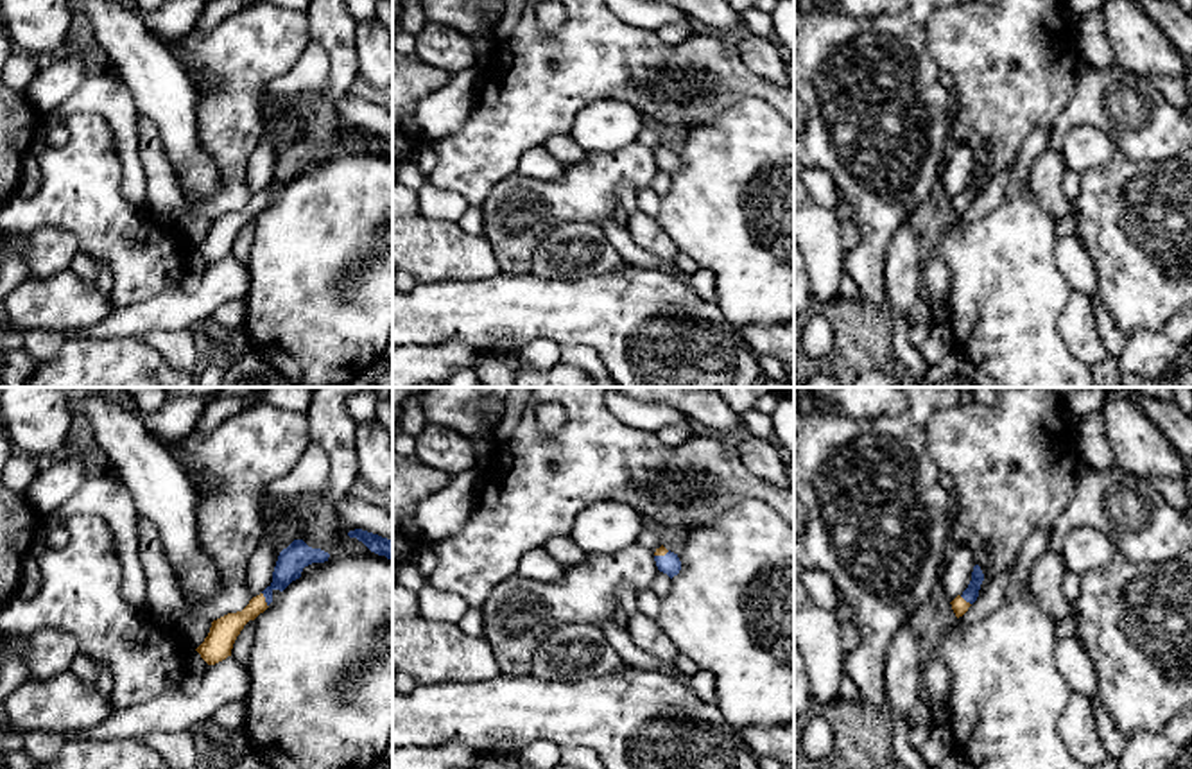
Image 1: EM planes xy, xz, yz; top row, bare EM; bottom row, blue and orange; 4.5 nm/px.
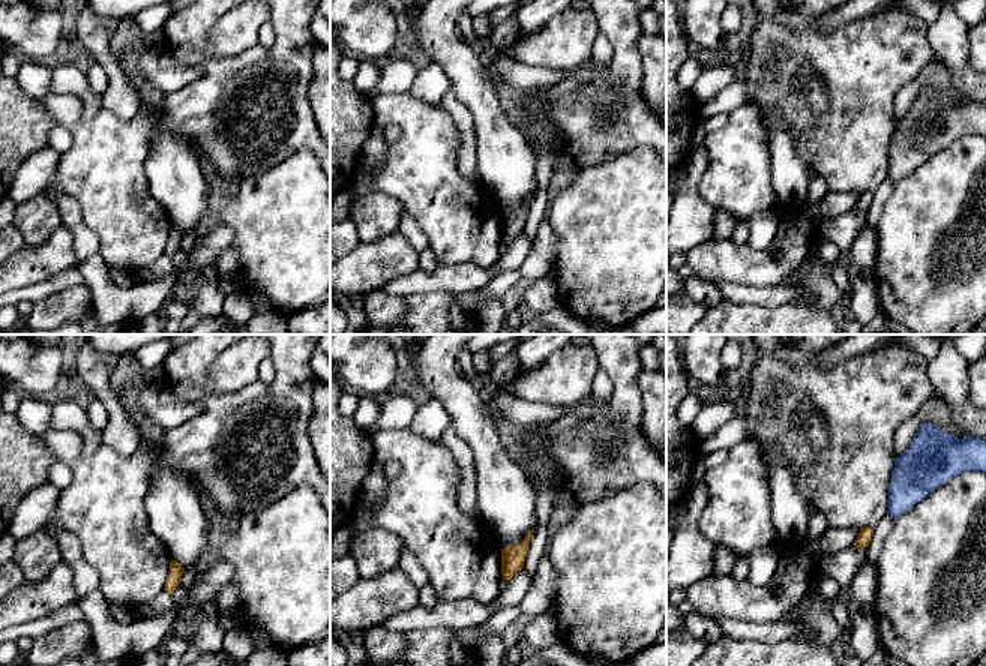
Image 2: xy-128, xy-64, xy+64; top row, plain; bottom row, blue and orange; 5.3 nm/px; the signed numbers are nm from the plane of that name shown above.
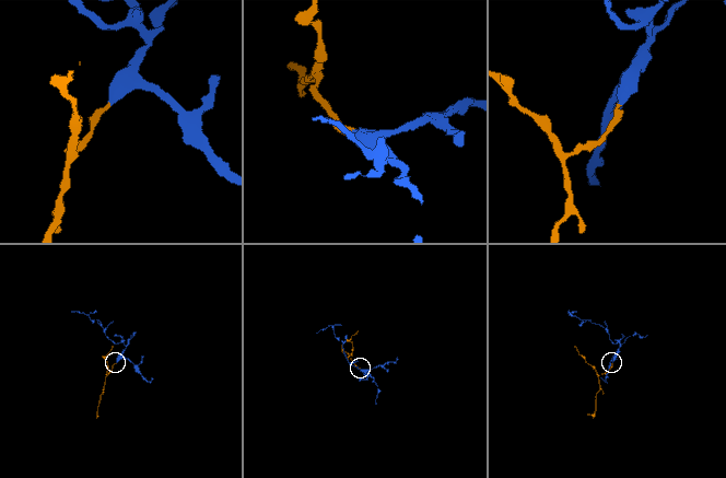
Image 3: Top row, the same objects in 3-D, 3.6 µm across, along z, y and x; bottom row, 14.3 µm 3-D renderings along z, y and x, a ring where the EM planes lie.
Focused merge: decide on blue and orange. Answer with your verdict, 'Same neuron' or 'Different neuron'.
Same neuron

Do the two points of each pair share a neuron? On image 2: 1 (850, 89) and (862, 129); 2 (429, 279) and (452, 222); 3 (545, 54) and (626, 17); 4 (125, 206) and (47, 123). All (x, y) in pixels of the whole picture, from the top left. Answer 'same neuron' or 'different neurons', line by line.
1: same neuron
2: different neurons
3: different neurons
4: different neurons

